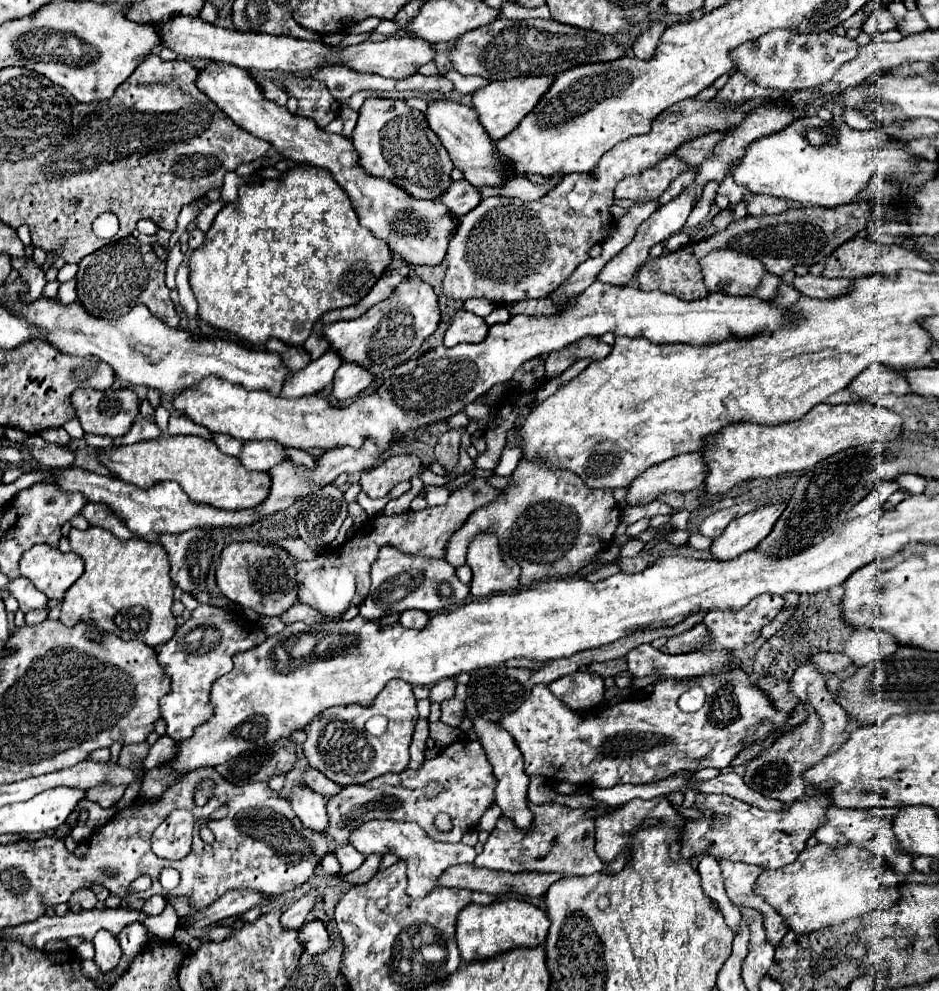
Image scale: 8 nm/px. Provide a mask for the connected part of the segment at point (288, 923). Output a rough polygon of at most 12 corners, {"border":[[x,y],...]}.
{"border":[[318,889],[296,901],[282,913],[284,929],[300,929],[310,907],[318,899]]}

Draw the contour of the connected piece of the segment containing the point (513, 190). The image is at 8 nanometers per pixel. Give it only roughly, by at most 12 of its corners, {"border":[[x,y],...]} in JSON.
{"border":[[562,173],[546,179],[544,185],[526,177],[510,177],[502,185],[482,187],[482,197],[510,195],[524,201],[544,197]]}

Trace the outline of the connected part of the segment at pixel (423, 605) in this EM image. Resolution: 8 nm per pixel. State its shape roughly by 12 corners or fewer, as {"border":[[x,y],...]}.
{"border":[[382,547],[364,619],[466,601],[450,563]]}

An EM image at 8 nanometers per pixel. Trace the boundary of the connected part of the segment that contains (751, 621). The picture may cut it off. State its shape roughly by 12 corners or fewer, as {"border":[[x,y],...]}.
{"border":[[772,593],[738,611],[710,611],[712,643],[702,649],[740,651],[756,641],[784,607]]}

